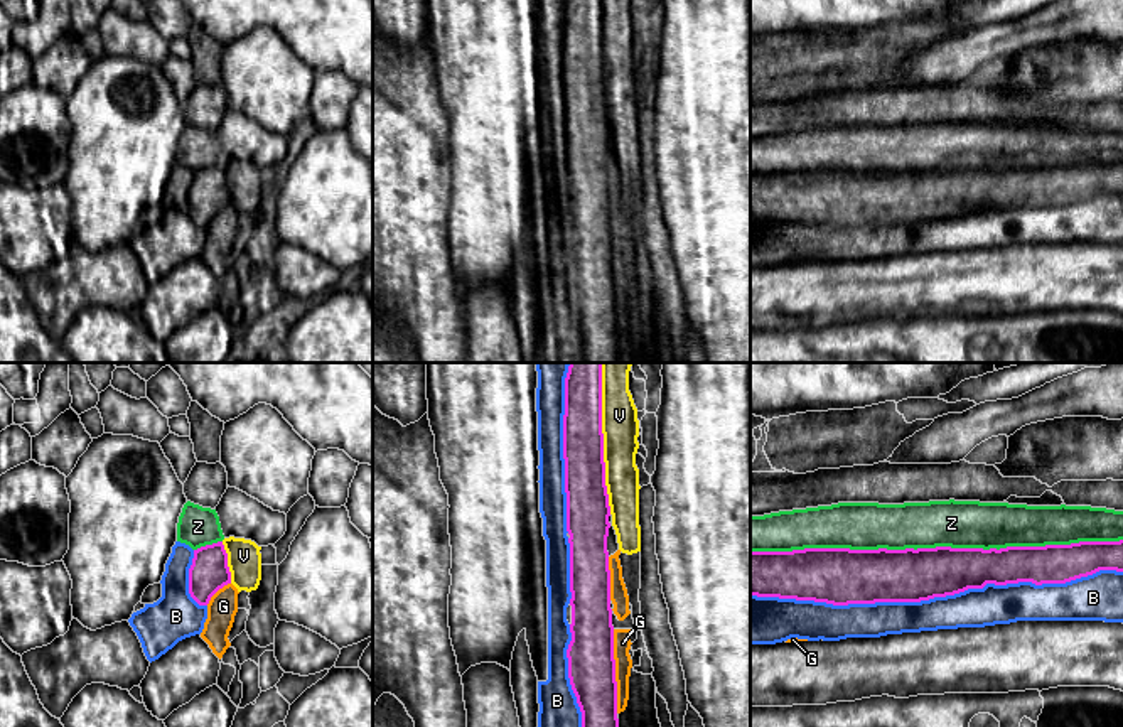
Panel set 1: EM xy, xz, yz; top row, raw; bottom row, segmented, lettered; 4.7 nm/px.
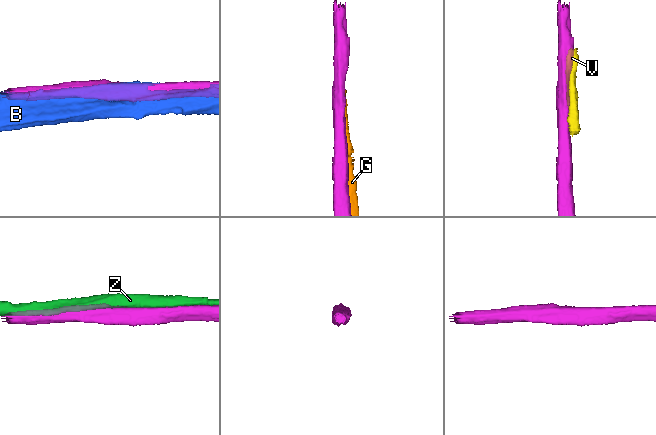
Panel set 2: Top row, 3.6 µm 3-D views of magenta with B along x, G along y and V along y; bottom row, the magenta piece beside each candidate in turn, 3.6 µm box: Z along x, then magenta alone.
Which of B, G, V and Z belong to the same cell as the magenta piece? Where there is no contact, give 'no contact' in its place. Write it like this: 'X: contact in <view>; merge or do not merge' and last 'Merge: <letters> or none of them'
B: contact in yz; do not merge
G: contact in xz; do not merge
V: contact in xz; do not merge
Z: contact in yz; do not merge
Merge: none of them

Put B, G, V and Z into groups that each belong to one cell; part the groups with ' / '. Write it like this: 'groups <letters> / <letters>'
groups B / G / V / Z

